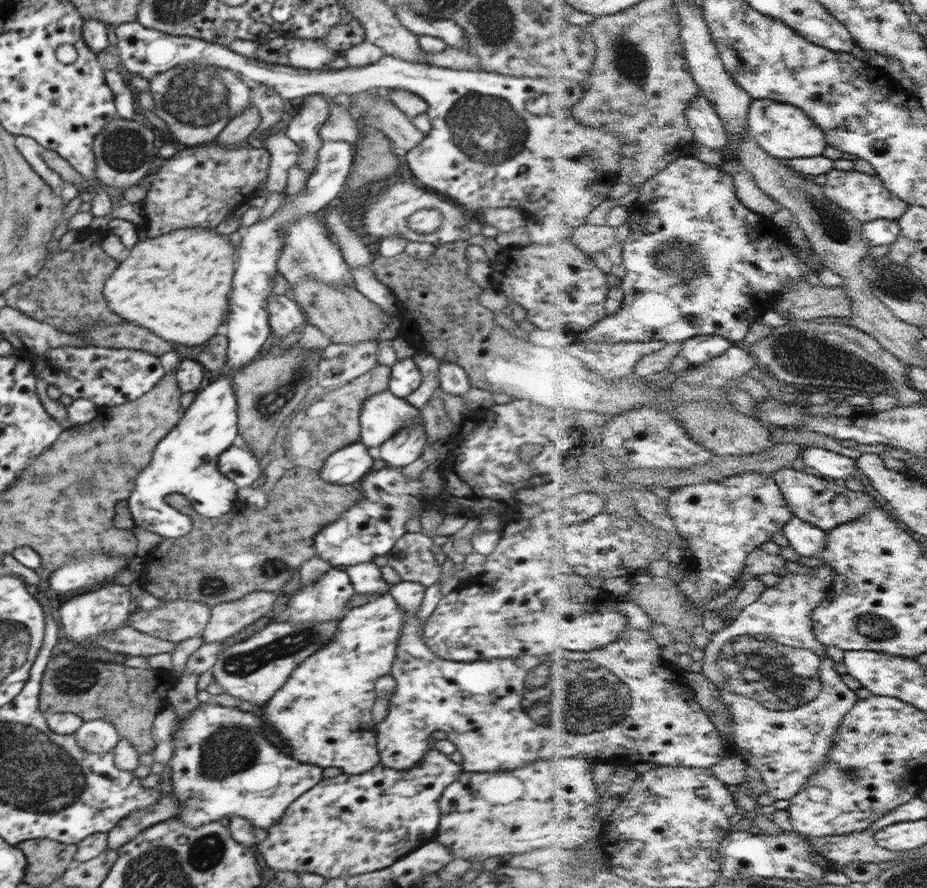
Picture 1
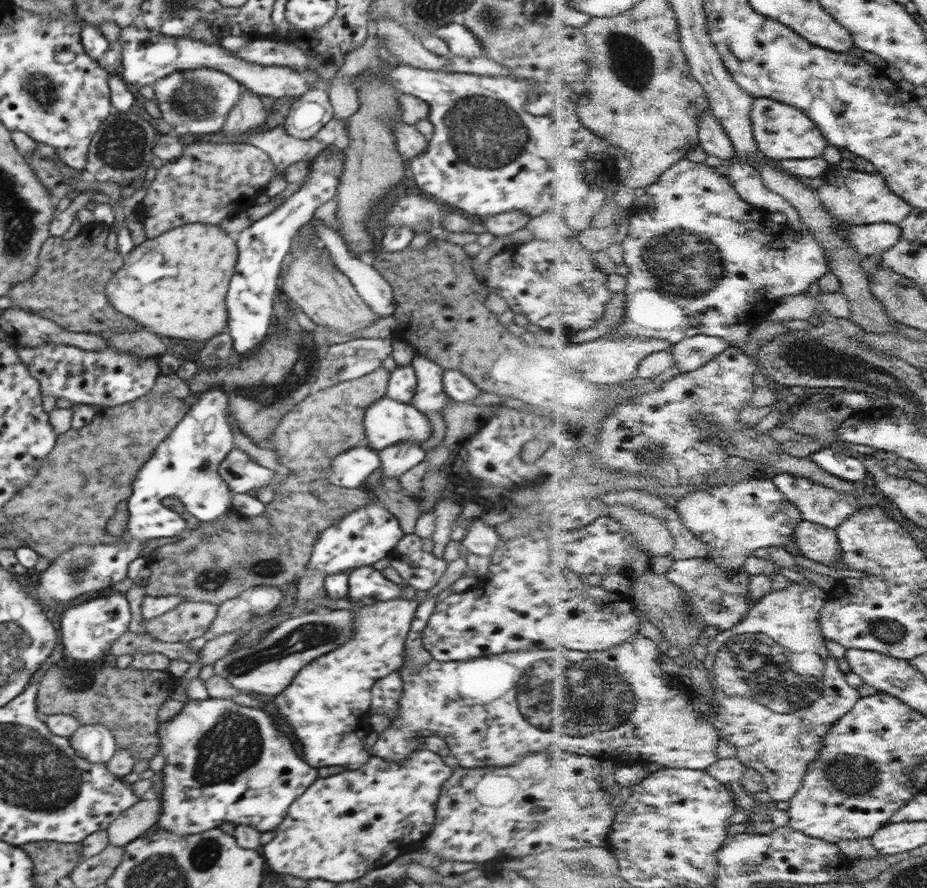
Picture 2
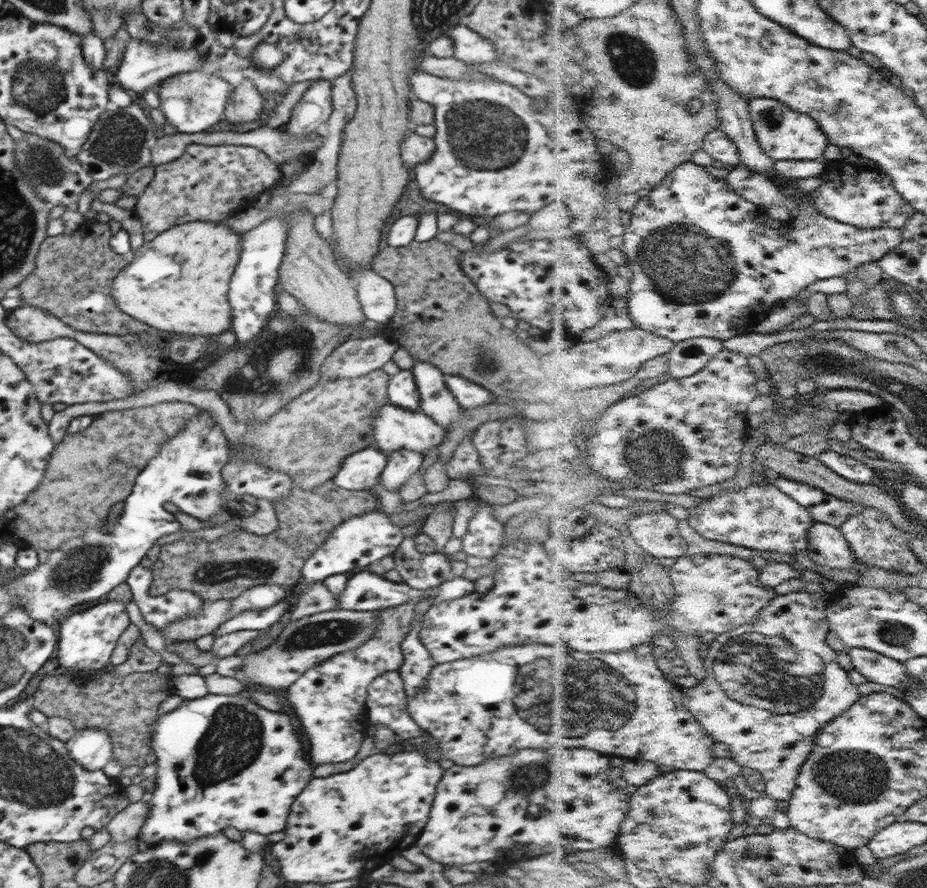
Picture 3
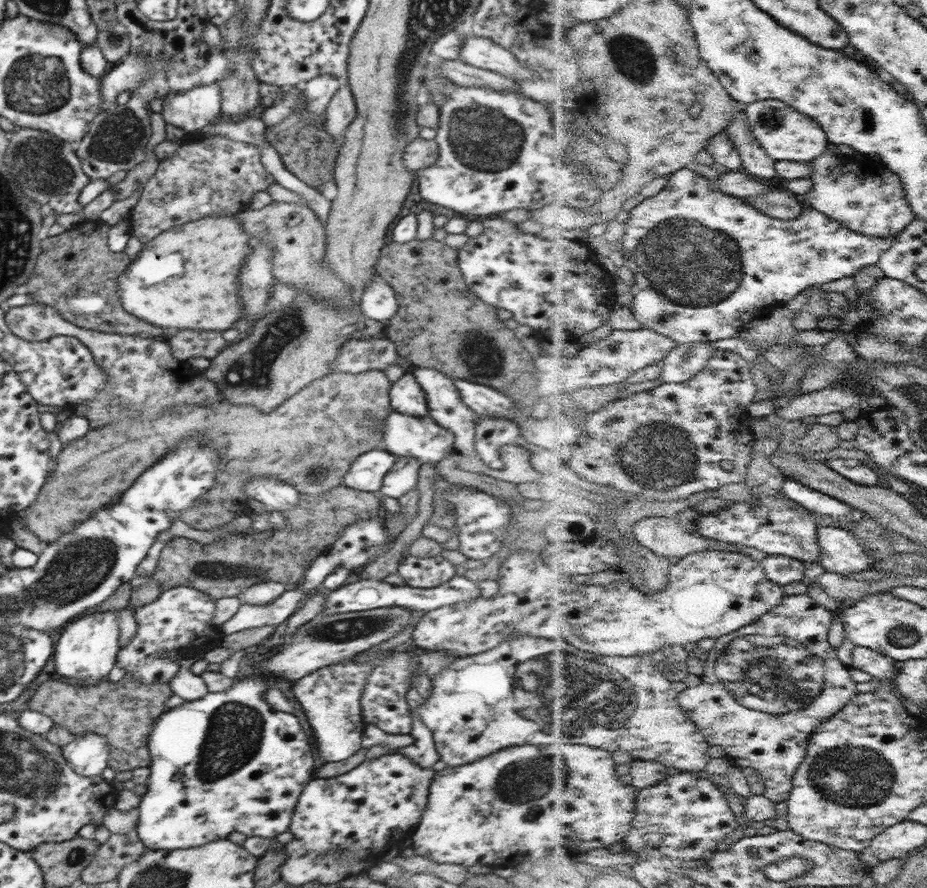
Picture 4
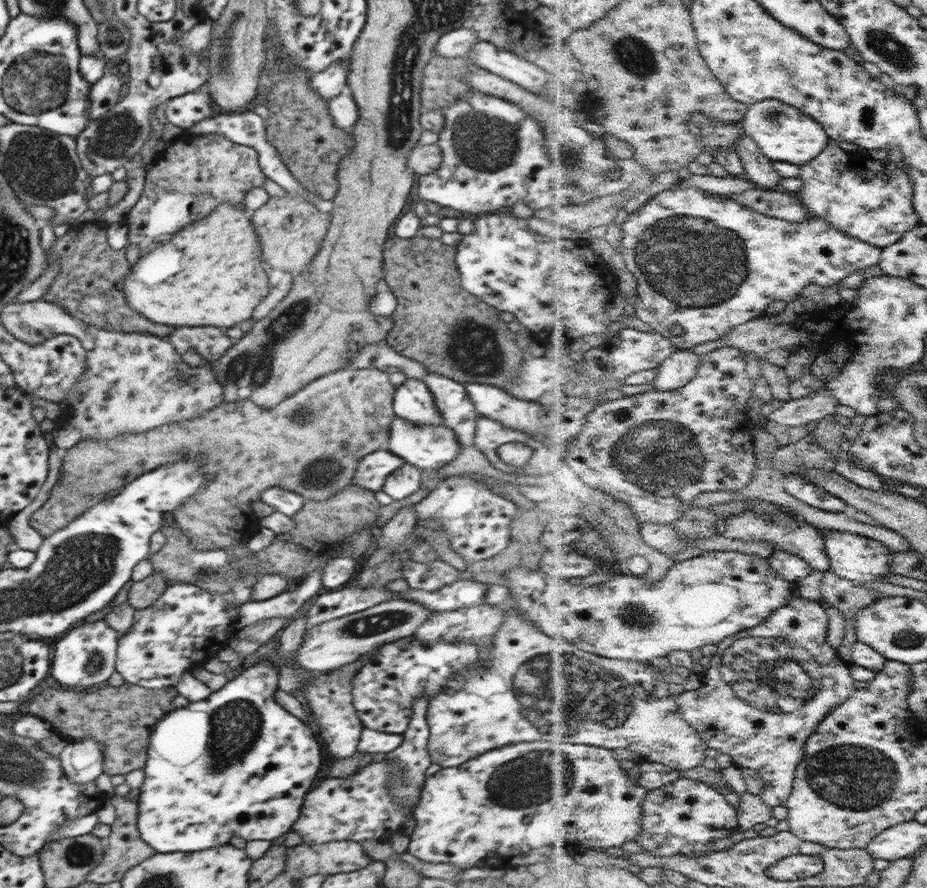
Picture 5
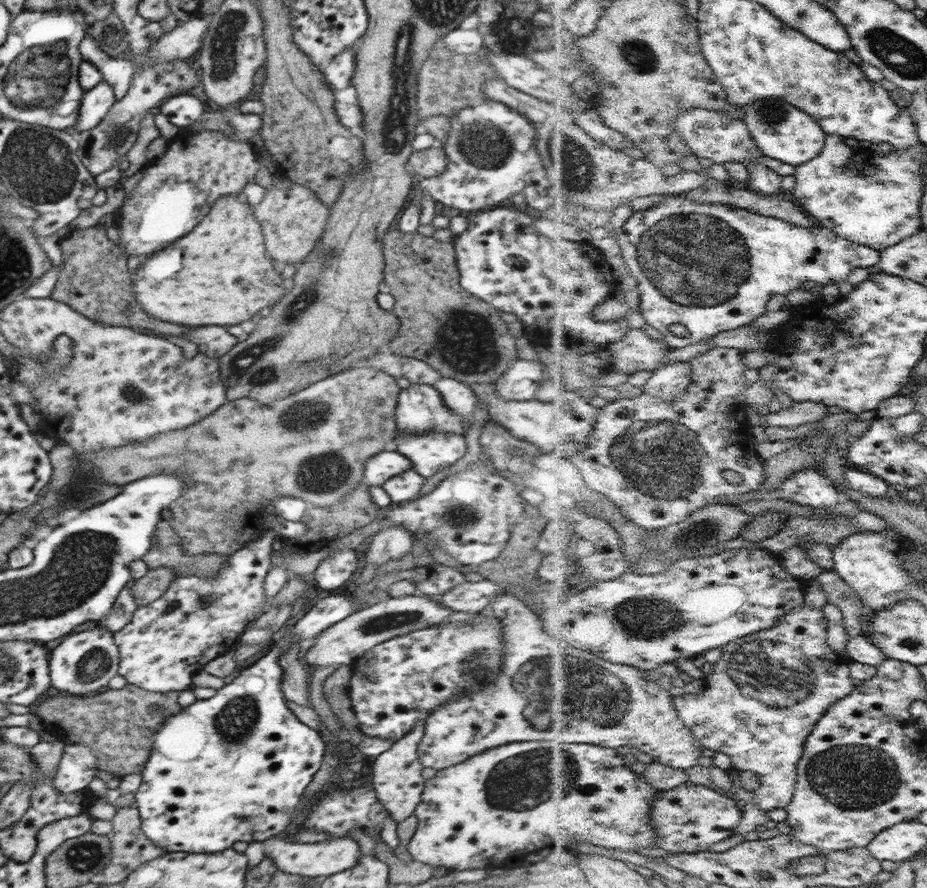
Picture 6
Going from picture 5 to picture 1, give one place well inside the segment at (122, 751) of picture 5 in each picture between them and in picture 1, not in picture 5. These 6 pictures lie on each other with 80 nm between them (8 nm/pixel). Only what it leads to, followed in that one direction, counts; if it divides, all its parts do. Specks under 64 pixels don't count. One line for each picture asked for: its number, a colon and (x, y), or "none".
1: (130, 698)
2: (126, 700)
3: (127, 707)
4: (125, 711)

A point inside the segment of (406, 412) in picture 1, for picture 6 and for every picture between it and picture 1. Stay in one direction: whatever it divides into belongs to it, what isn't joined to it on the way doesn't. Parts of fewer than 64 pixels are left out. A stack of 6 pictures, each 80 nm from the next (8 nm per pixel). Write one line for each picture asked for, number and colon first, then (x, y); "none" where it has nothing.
2: (387, 422)
3: (394, 427)
4: (421, 438)
5: (429, 447)
6: (430, 453)

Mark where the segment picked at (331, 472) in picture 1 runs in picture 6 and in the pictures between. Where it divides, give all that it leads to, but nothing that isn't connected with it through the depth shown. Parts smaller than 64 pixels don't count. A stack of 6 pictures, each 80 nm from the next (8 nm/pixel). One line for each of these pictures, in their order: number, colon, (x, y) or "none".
2: (351, 468)
3: (359, 472)
4: (366, 473)
5: (372, 471)
6: (379, 468)

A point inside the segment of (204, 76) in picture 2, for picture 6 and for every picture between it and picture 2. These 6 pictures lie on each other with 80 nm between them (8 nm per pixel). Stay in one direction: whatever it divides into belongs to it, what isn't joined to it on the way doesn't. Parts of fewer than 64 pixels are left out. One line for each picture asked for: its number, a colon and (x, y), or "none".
3: (192, 102)
4: (191, 109)
5: (184, 111)
6: (182, 110)

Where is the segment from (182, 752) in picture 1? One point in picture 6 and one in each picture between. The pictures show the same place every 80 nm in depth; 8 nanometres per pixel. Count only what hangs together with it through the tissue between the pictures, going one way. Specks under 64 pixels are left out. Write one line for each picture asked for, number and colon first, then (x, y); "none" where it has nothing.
2: (226, 762)
3: (222, 760)
4: (229, 762)
5: (238, 763)
6: (234, 767)

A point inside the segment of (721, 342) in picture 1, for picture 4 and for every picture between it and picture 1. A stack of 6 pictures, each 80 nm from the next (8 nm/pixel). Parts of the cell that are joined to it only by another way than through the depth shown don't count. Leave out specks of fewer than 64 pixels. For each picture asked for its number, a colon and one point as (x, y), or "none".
2: (692, 354)
3: (690, 357)
4: (683, 364)

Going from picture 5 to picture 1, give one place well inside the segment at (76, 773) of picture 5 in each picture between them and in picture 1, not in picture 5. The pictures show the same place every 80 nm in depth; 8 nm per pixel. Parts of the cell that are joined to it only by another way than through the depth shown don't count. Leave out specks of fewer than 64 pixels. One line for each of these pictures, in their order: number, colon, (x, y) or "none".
1: (97, 736)
2: (95, 743)
3: (91, 748)
4: (87, 754)

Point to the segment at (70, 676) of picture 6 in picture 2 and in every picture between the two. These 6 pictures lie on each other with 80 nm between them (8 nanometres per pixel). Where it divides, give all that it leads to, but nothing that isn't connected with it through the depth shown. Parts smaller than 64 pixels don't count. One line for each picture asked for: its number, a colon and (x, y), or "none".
2: (89, 629)
3: (88, 638)
4: (86, 651)
5: (85, 658)

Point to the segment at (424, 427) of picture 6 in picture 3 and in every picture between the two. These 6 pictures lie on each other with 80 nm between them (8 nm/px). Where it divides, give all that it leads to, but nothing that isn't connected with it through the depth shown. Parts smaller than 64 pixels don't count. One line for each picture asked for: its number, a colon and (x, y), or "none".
3: (402, 389)
4: (406, 395)
5: (413, 401)

